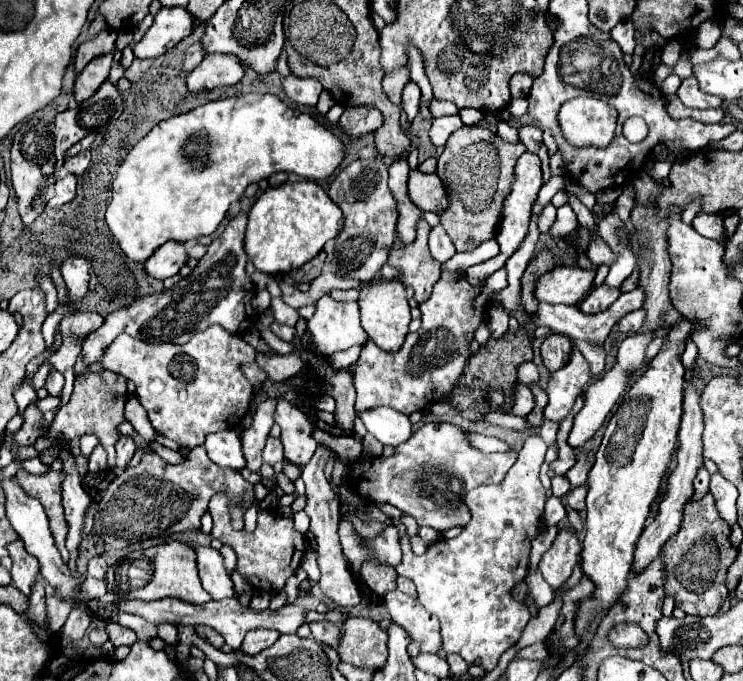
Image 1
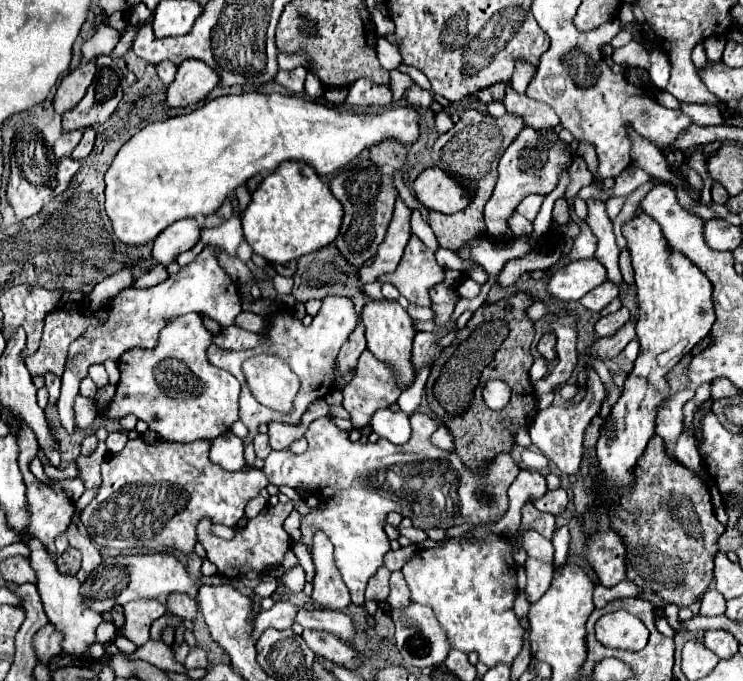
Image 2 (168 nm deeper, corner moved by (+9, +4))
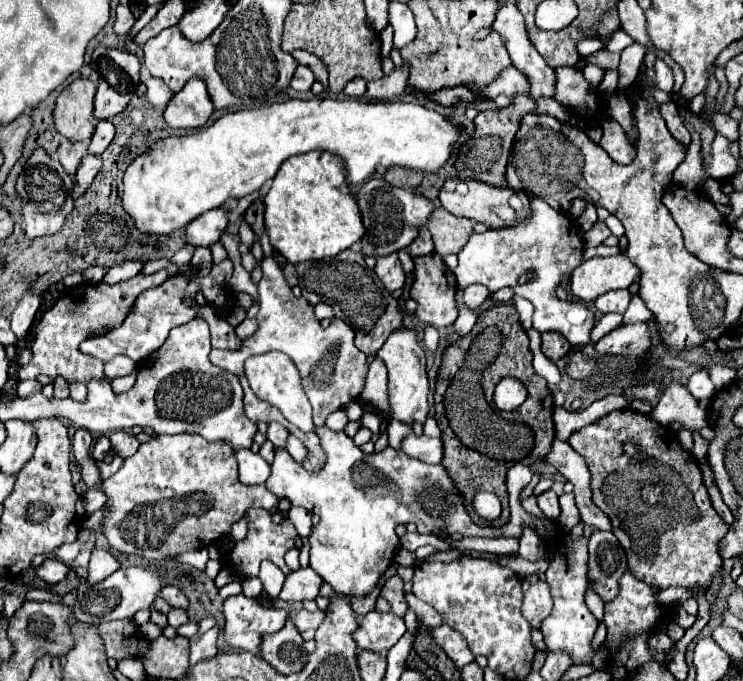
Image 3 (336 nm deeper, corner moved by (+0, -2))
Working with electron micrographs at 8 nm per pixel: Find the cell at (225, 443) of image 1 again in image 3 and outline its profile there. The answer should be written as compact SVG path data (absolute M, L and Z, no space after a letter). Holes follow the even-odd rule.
M243 448L235 452L239 464L239 480L243 484L263 484L269 478L269 464L255 452Z

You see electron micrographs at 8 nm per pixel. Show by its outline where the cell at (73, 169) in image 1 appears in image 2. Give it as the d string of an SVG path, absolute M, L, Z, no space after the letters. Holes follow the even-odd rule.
M88 126L88 128L84 130L84 136L82 136L80 144L74 148L72 158L84 160L84 158L92 152L92 148L94 148L94 138L96 138L96 128L94 128L94 126Z

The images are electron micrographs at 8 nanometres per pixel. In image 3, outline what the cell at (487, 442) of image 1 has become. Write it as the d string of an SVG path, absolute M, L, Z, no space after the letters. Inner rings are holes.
M409 432L403 442L401 442L401 450L411 456L411 458L417 458L421 462L427 462L427 464L439 464L441 458L443 458L443 442L441 438L429 438L425 434L415 434L415 432Z

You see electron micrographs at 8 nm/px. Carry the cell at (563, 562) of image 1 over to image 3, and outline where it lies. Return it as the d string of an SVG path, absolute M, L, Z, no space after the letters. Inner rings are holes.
M545 580L535 582L535 584L525 592L523 608L521 608L523 616L529 620L531 626L539 628L539 626L541 626L541 620L551 614L551 608L553 608L553 600L551 600L549 584L547 584Z

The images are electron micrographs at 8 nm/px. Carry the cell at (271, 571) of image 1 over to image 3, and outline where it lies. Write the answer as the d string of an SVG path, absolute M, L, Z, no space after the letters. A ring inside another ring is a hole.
M249 510L247 516L249 516L249 532L247 532L247 536L241 542L237 542L233 546L233 550L229 554L229 560L231 560L231 566L235 568L235 572L245 576L245 578L251 578L251 576L259 574L261 560L271 560L285 574L289 574L289 568L287 568L283 556L285 556L287 550L291 550L295 546L295 538L297 538L297 530L291 524L291 520L283 518L277 524L277 522L273 522L273 516L271 516L269 510Z

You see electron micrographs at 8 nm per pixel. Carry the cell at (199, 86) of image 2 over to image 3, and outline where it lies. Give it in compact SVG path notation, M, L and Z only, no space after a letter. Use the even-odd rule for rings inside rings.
M191 78L171 98L163 116L171 128L199 128L209 120L213 110L205 80Z

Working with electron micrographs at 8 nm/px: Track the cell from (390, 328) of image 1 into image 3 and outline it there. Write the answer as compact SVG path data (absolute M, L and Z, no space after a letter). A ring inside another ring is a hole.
M397 328L387 338L383 348L377 352L379 358L383 358L387 370L389 370L389 404L391 404L391 418L403 420L407 424L413 422L425 422L429 414L429 382L427 382L427 370L425 370L425 350L419 344L417 332L411 328Z

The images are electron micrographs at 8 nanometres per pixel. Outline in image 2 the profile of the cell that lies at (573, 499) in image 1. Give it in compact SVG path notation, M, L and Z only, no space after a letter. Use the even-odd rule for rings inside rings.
M556 488L556 490L548 490L542 498L534 500L534 506L540 510L540 512L550 512L550 514L562 514L568 506L568 496L562 488Z

